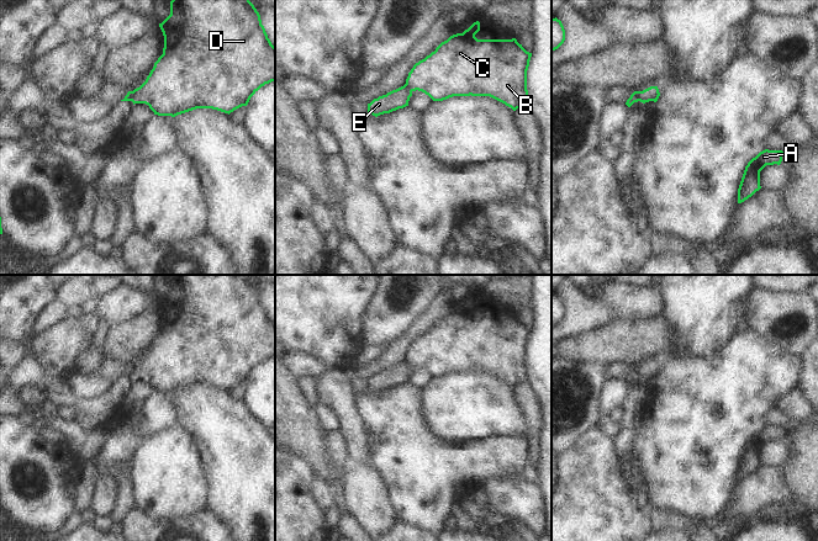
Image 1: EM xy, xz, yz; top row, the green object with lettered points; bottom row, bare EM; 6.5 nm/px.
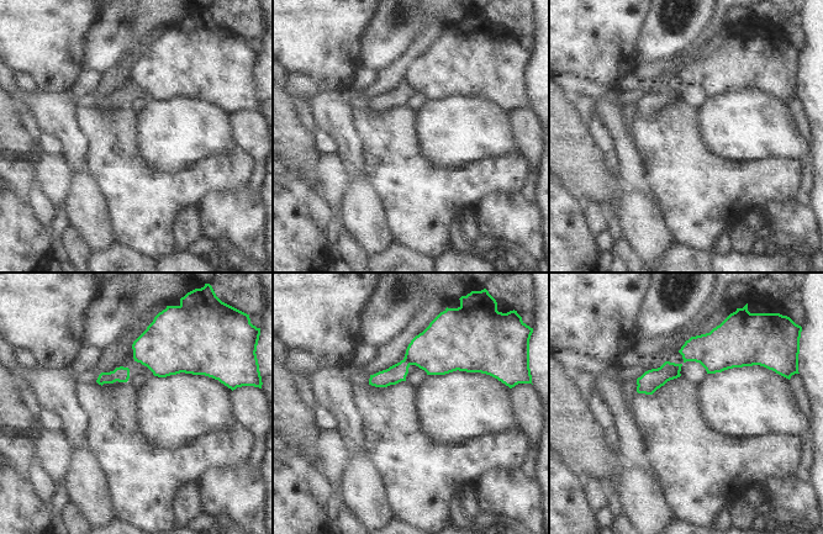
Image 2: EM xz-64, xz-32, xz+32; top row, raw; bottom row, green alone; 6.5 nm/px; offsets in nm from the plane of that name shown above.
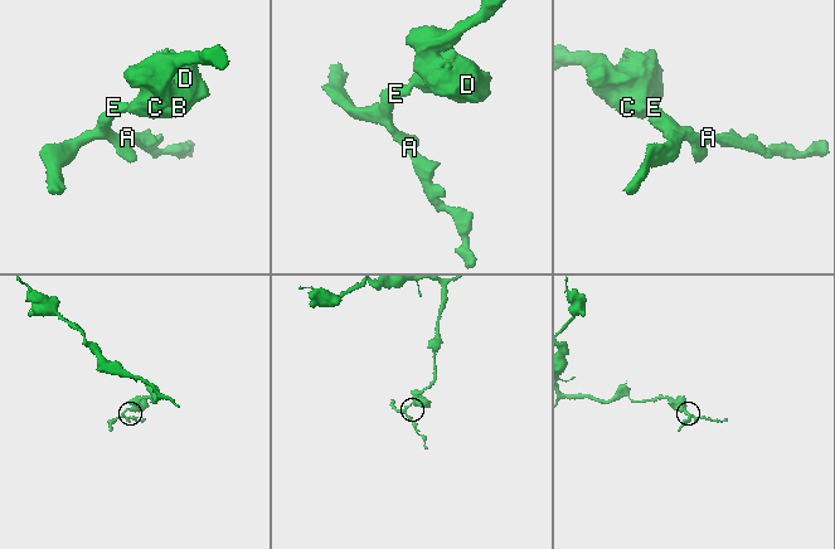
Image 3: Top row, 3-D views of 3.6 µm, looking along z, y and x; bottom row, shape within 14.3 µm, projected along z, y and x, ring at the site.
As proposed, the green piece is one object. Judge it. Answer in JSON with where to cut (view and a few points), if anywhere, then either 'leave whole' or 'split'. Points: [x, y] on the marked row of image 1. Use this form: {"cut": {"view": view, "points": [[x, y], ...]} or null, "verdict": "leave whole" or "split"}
{"cut": {"view": "yz", "points": [[639, 91], [640, 100]]}, "verdict": "split"}

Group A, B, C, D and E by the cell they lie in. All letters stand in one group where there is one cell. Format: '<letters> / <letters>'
A E / B C D

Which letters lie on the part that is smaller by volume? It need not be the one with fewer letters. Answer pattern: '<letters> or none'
A, E

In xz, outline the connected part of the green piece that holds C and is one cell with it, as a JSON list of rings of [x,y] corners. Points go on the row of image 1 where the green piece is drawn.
[[[474,22],[463,33],[450,36],[434,52],[413,65],[406,79],[412,91],[422,91],[433,101],[453,96],[490,96],[513,111],[531,106],[527,90],[527,70],[532,53],[527,52],[516,38],[477,39],[480,22]]]

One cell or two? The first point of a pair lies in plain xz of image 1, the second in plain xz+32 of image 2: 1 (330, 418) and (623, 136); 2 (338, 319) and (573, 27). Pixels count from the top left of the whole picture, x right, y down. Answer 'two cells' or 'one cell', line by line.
1: two cells
2: one cell

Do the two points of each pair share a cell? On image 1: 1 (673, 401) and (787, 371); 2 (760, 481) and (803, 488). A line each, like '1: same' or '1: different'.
1: same
2: different

